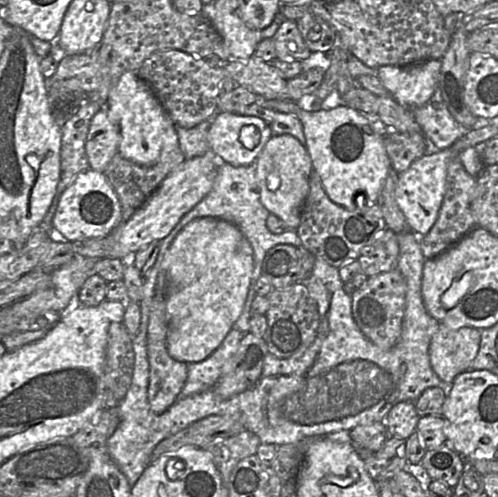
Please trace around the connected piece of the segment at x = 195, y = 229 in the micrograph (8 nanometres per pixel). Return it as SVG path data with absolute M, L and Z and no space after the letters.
M211 216L196 218L176 235L164 255L156 283L157 292L165 296L166 346L173 359L186 364L201 362L220 346L243 310L253 269L253 248L241 230L231 222Z

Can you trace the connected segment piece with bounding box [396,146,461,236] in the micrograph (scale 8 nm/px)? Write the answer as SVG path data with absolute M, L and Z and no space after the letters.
M429 146L429 151L427 153L412 162L407 170L399 174L396 187L396 202L405 216L409 229L418 236L426 235L436 222L445 196L448 163L452 158L457 157L460 152L461 151L454 151L451 146L442 150L437 150Z

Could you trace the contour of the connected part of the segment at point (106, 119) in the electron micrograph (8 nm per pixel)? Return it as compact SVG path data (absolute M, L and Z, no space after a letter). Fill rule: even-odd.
M102 107L91 120L85 142L85 151L92 170L104 172L113 156L119 153L120 139L117 124L108 110Z

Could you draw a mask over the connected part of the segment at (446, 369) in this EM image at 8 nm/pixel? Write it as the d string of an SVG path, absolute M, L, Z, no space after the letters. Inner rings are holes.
M440 325L433 335L429 347L430 363L433 371L444 382L451 384L454 379L464 371L470 369L481 342L481 330L473 327L450 329Z

